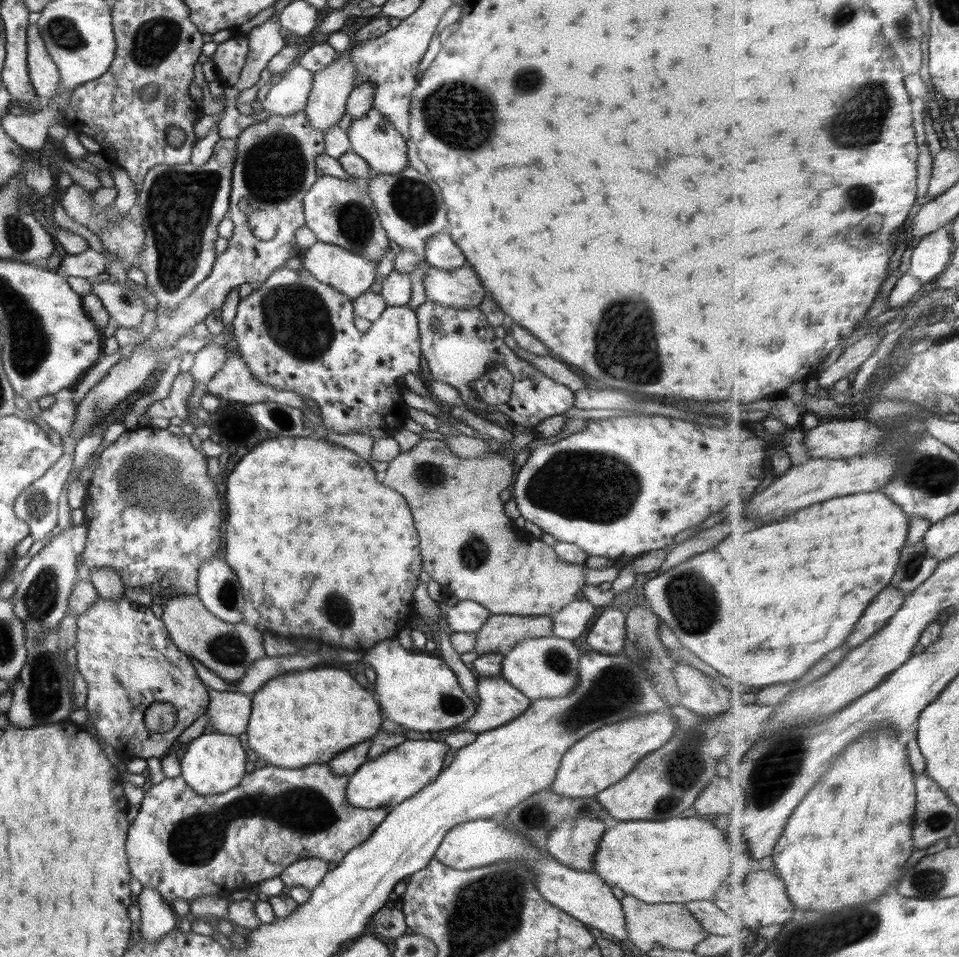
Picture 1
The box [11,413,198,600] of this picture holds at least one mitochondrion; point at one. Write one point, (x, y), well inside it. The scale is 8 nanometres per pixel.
(36, 506)

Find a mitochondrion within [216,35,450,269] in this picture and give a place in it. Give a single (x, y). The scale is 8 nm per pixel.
(273, 168)

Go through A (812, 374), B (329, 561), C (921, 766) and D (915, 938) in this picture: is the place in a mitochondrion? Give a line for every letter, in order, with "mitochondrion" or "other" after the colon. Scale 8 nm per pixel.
A: other
B: other
C: other
D: other

